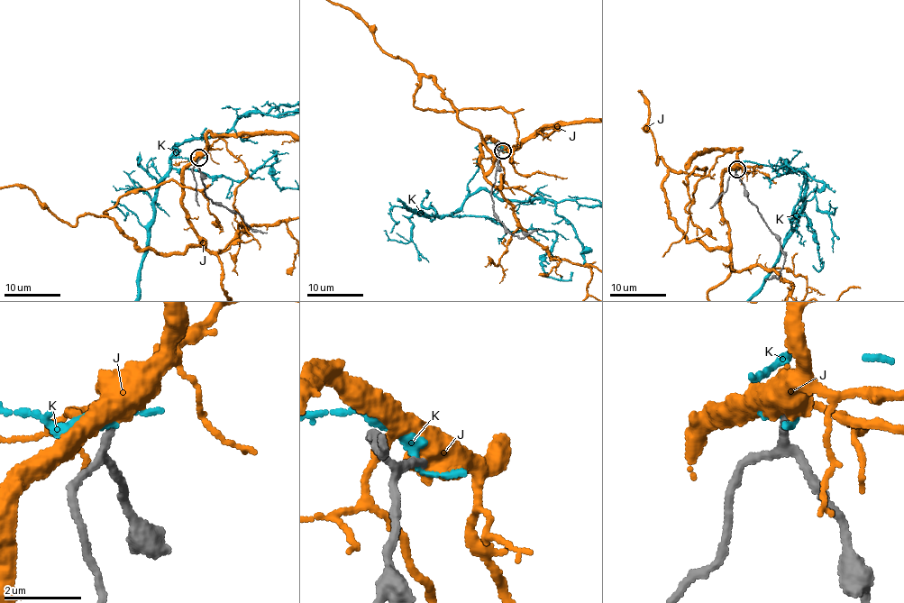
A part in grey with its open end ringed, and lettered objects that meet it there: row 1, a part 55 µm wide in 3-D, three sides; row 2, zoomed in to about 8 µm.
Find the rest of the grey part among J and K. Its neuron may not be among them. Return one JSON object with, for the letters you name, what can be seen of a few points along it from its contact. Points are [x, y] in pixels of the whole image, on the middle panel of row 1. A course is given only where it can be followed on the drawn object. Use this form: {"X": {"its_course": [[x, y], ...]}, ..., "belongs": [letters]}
{"belongs": []}

